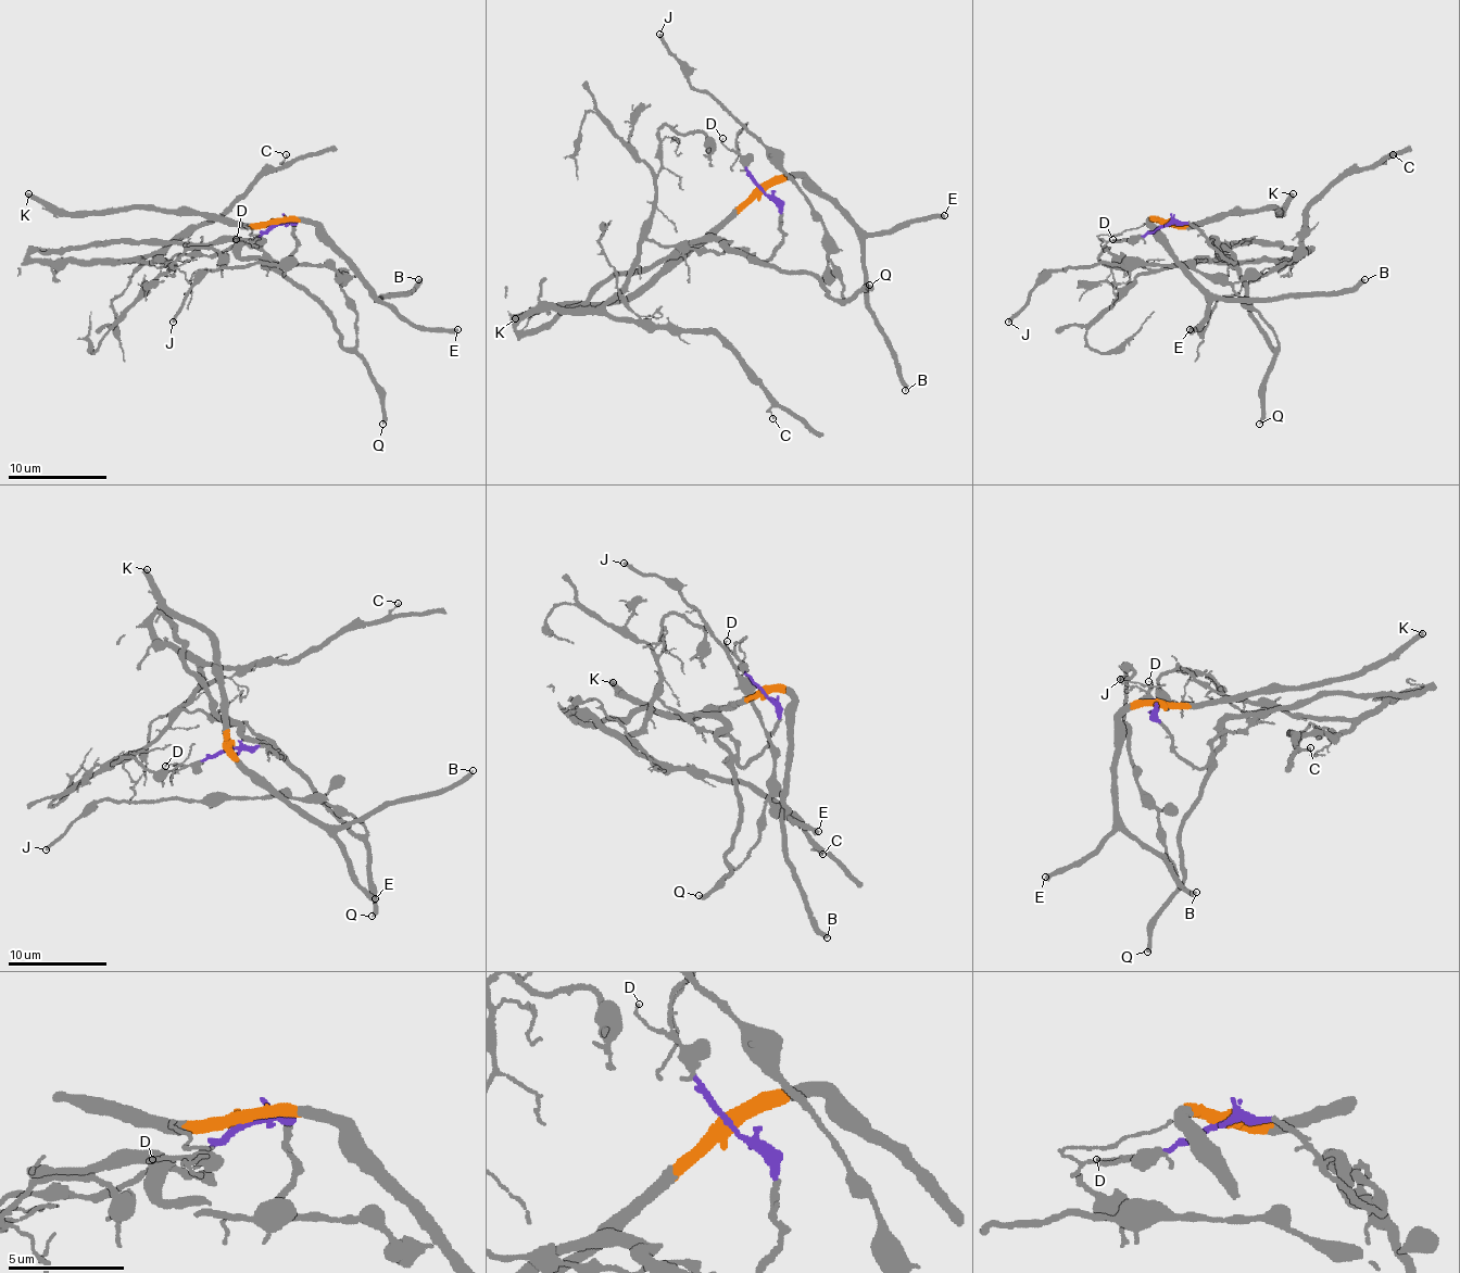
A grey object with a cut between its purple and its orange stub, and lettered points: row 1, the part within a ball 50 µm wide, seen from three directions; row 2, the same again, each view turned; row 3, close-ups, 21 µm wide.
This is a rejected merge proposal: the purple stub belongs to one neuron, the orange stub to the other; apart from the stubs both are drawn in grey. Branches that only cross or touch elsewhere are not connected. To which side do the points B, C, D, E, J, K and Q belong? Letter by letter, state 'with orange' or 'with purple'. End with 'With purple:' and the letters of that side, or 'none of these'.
B: with orange
C: with purple
D: with purple
E: with orange
J: with purple
K: with orange
Q: with purple
With purple: C, D, J, Q

